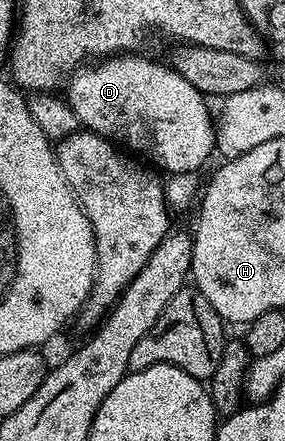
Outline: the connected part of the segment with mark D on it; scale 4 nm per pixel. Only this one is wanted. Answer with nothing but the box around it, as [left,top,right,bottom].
[64,55,216,174]

